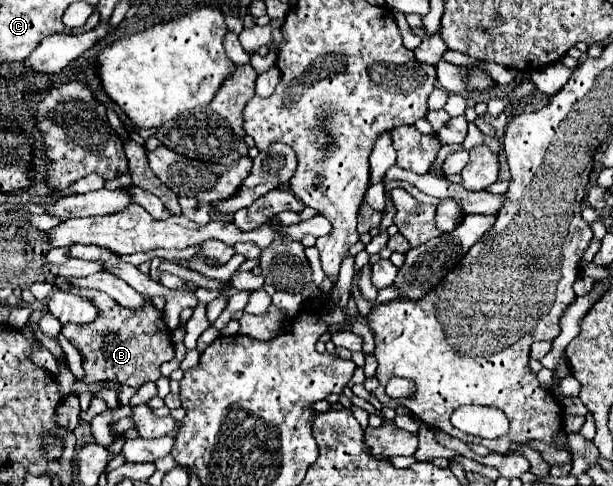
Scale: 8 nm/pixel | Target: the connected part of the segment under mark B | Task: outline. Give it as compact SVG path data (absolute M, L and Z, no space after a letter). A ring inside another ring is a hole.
M71 288L69 292L91 300L97 306L97 318L89 324L65 324L63 336L79 350L83 356L83 370L87 384L99 380L115 380L131 388L141 388L145 382L157 382L161 372L161 364L173 360L173 340L171 330L163 322L163 312L159 312L151 298L145 300L141 310L131 310L117 304L113 298L105 296L105 292L95 290L77 290Z

